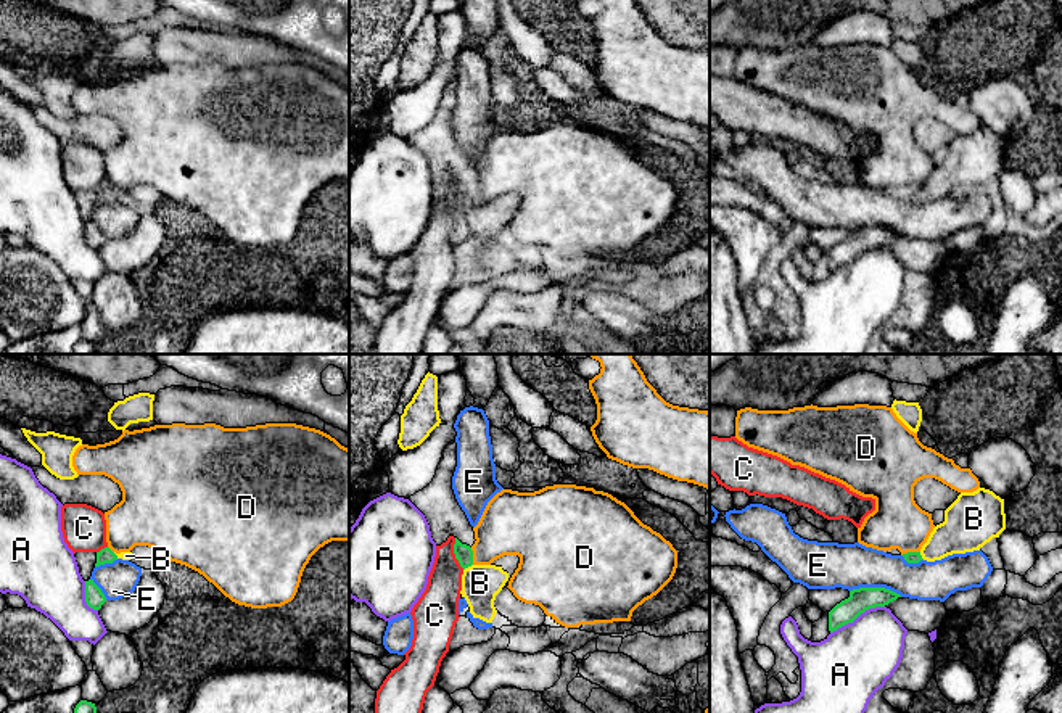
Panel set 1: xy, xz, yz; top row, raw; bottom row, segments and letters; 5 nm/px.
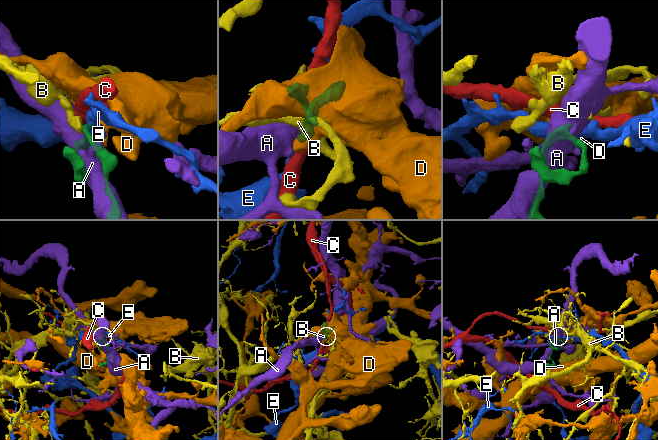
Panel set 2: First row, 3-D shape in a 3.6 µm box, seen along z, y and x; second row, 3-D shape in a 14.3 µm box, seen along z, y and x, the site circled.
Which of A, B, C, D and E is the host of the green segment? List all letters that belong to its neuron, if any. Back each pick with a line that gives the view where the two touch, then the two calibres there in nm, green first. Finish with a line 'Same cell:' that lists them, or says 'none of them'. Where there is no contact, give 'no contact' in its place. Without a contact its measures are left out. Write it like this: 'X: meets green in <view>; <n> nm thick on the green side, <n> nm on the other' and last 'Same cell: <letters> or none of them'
B: meets green in xz; 90 nm thick on the green side, 190 nm on the other
Same cell: B

